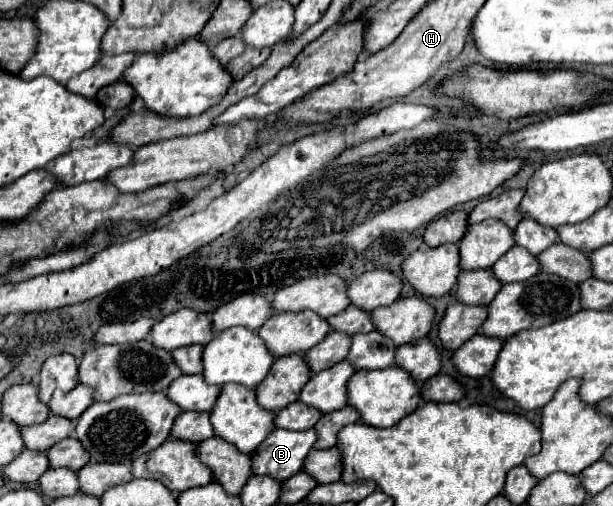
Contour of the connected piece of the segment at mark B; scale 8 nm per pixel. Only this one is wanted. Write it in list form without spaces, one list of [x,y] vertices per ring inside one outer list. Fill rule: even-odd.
[[[274,430],[254,452],[254,474],[266,474],[276,480],[286,480],[298,474],[304,466],[304,458],[318,440],[316,430]]]

